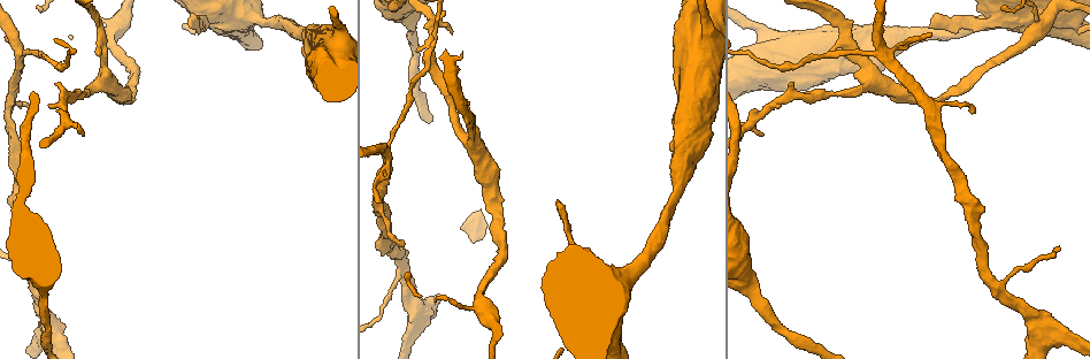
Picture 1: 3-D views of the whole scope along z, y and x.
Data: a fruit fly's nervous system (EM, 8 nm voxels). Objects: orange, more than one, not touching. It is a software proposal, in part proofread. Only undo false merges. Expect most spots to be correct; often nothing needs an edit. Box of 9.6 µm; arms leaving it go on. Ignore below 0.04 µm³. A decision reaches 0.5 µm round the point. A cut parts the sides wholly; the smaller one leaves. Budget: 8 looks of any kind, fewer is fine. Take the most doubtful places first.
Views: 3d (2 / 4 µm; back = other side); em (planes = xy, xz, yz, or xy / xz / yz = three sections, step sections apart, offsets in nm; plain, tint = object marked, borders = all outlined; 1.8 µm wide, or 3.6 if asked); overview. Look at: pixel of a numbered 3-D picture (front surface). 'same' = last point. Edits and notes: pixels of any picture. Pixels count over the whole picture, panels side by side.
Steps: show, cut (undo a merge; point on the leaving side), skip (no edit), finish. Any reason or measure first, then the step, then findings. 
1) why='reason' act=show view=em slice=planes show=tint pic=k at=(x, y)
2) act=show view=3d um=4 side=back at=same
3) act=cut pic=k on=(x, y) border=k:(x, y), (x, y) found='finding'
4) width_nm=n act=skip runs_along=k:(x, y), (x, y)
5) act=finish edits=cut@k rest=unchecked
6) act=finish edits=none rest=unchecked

why='thick turns thin' act=show view=3d um=4 pic=1 at=(338, 46)

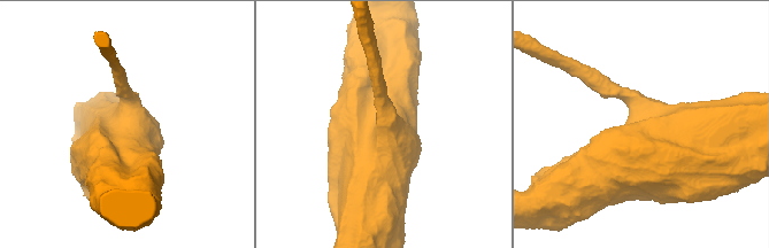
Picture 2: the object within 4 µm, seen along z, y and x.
act=show view=em slice=planes show=tint pic=2 at=(129, 128)

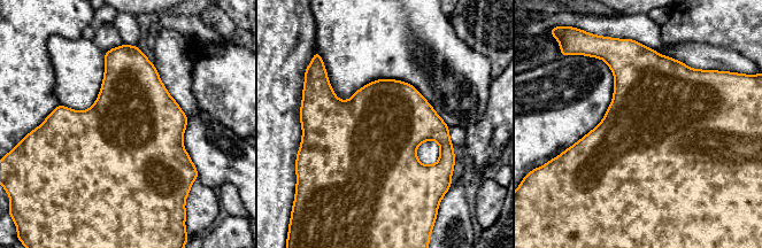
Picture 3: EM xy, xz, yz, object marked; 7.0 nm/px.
act=skip found='continuous, no second neuron'

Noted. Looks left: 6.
why='thick turns thin' act=show view=3d um=4 side=back pic=1 at=(569, 267)

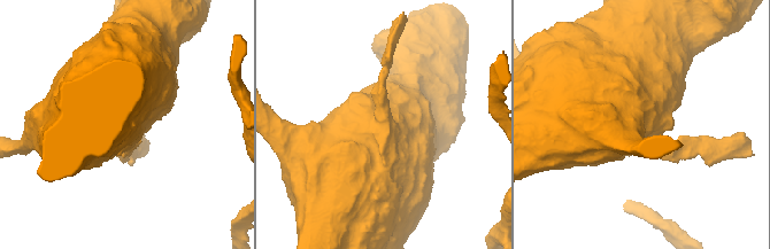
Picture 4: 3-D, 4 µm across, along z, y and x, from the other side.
act=show view=em um=3.6 slice=yz step=4 show=tint pic=4 at=(381, 122)

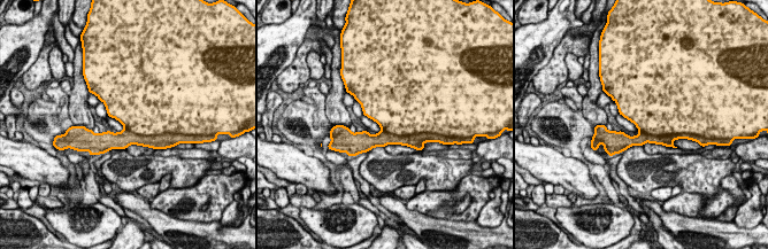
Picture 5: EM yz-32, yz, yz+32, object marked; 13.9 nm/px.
why='cut it another way' act=show view=em um=3.6 slice=xz step=8 show=tint at=same

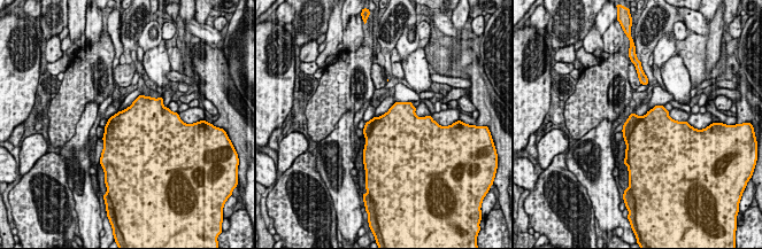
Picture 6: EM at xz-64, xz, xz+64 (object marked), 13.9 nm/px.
act=cut pic=6 on=(628, 127) border=6:(641, 117), (630, 134), (626, 147) found='two neurons meet here'

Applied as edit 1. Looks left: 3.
why='arms part here' act=show view=3d um=4 side=back pic=1 at=(874, 83)

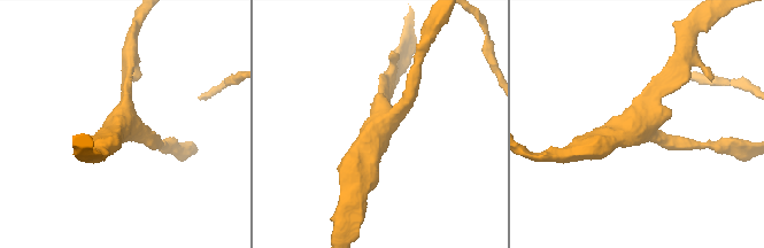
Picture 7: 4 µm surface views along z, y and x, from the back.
act=show view=em slice=planes show=plain pic=7 at=(124, 125)

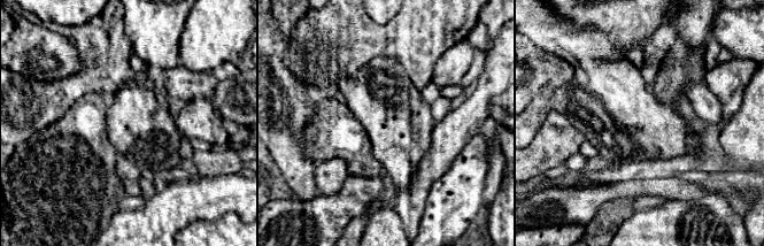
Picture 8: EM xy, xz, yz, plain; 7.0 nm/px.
act=show view=em slice=planes show=tint at=same

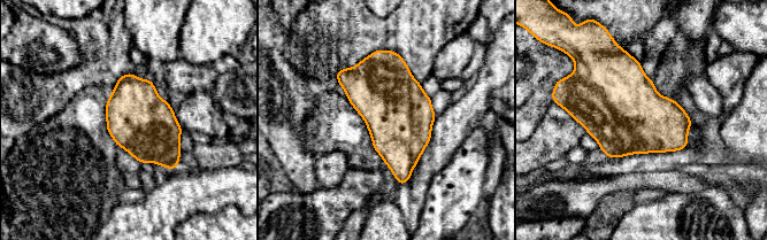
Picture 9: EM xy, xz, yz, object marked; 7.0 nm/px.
act=skip found='continuous, no second neuron'

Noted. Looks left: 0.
act=finish edits=cut@6 rest=unchecked

